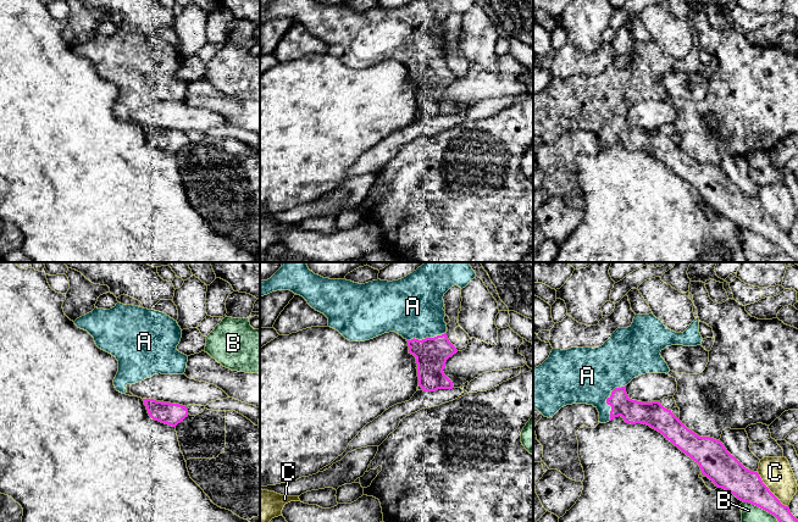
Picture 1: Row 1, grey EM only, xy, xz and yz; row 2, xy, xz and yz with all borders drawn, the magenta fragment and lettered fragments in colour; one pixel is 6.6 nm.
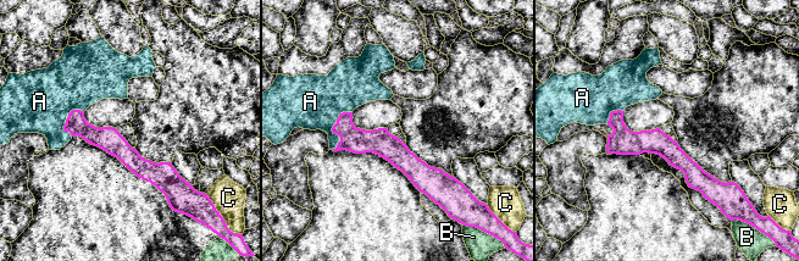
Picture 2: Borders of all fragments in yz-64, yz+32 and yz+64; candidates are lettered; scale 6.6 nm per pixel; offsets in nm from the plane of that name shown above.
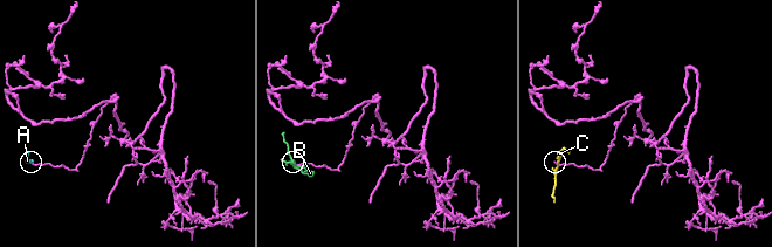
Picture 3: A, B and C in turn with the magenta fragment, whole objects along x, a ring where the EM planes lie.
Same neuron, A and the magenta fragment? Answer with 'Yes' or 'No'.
Yes

